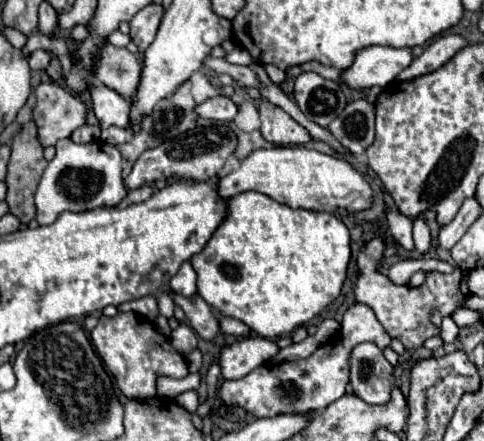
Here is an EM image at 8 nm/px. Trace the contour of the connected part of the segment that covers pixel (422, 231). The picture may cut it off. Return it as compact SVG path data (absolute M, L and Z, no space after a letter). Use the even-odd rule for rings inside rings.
M417 218L417 220L413 222L413 240L415 240L415 248L417 248L421 254L425 254L425 252L429 250L429 246L431 246L429 228L427 228L427 224L425 224L423 218Z

